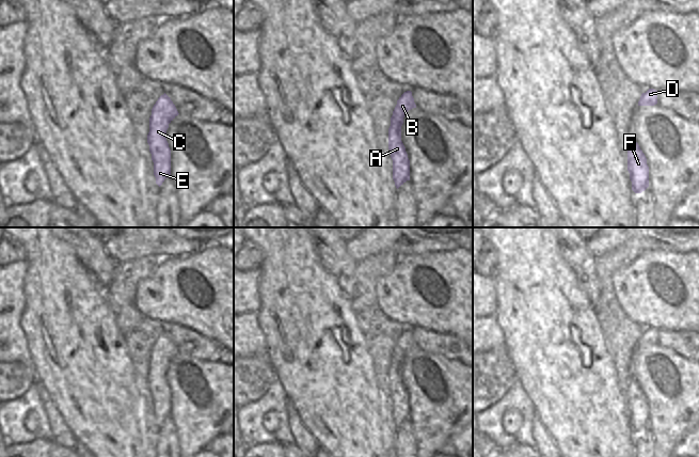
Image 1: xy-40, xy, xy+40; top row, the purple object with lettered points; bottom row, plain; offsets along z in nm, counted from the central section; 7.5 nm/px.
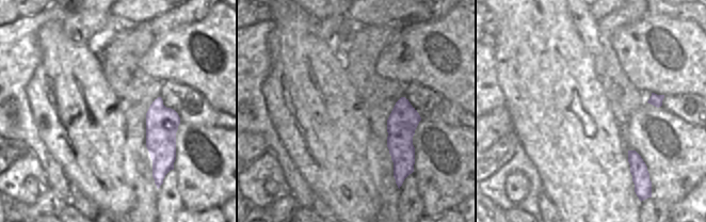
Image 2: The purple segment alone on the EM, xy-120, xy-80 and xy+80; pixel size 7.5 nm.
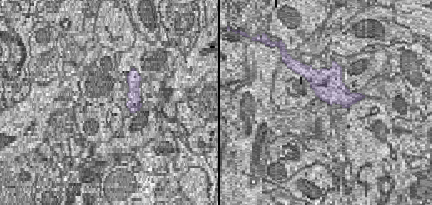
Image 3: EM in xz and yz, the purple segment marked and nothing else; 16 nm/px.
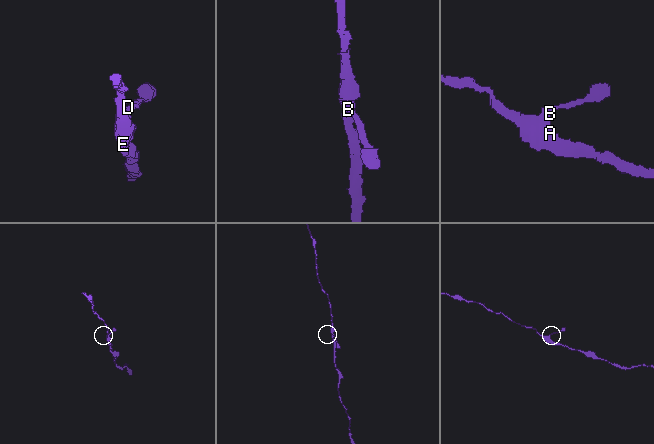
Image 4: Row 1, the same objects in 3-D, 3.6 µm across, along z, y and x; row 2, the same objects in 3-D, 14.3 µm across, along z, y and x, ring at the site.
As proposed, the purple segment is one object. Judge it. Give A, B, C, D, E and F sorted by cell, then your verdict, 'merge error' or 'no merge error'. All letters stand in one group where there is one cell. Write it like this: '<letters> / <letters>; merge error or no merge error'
A B C D E F; no merge error

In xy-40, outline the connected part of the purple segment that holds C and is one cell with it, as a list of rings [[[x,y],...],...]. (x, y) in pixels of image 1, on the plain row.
[[[165,332],[158,337],[152,348],[147,382],[154,401],[156,423],[159,426],[171,415],[171,389],[166,380],[166,369],[178,353],[175,344]]]

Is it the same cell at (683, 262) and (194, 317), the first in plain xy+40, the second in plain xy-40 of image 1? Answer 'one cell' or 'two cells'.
one cell

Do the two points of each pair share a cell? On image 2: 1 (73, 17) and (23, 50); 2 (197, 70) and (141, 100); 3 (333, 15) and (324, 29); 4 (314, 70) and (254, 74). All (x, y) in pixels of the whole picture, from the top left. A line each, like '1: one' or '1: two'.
1: one
2: two
3: one
4: two

